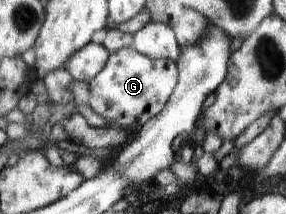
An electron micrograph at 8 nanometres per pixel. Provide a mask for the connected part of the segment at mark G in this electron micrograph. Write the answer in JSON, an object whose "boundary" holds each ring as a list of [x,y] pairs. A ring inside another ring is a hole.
{"boundary":[[[123,48],[110,53],[106,67],[88,83],[91,89],[88,105],[97,115],[112,120],[116,127],[139,129],[139,125],[149,123],[166,107],[177,87],[178,66],[170,59],[155,60],[133,48]]]}

